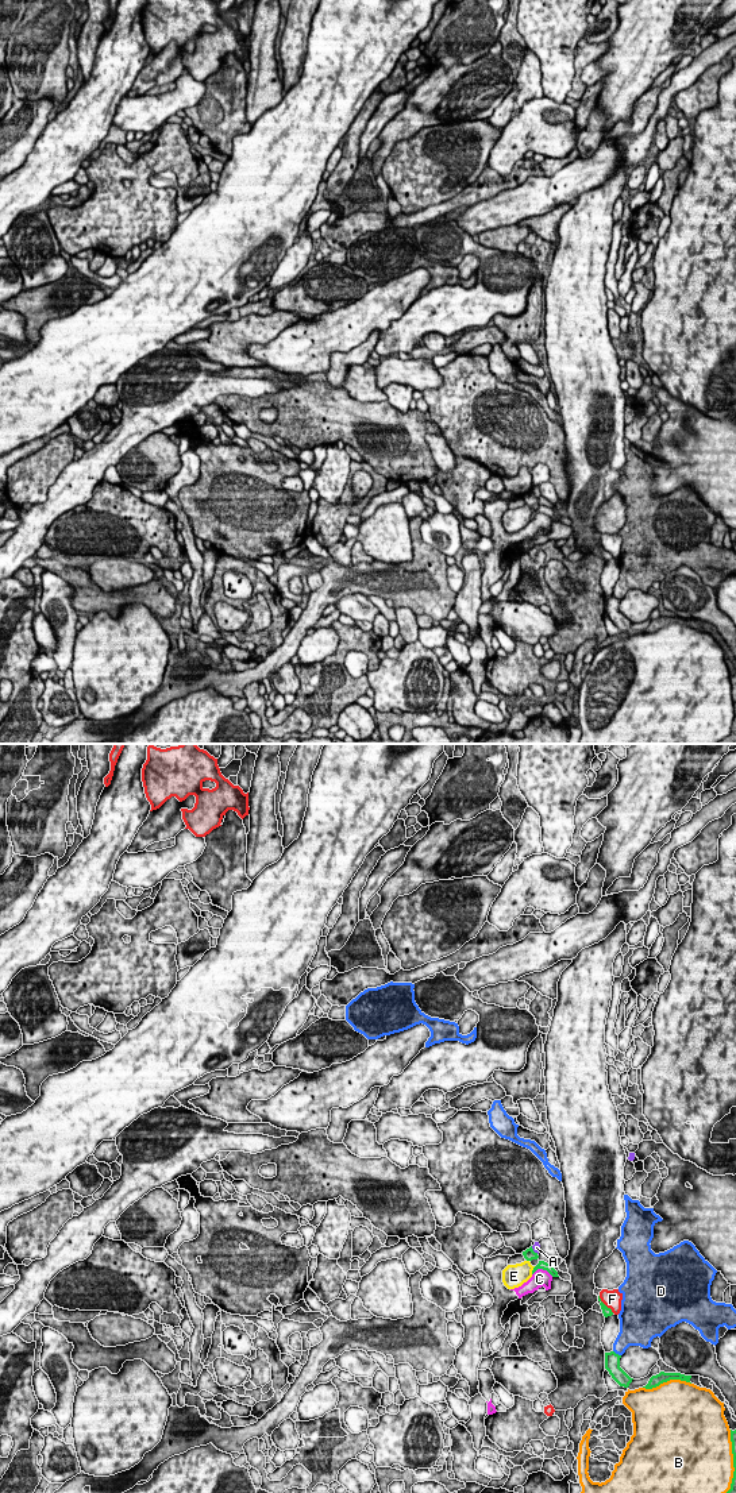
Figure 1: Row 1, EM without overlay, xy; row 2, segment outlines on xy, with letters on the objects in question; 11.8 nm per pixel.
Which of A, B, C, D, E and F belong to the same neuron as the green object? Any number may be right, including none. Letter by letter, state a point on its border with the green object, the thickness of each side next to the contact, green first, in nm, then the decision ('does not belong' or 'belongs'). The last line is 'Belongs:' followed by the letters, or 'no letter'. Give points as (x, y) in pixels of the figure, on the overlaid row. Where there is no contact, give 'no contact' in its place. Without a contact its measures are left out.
A: xy (532, 1250) | 140/100 nm | does not belong
B: xy (666, 1381) | 130/500 nm | does not belong
C: xy (543, 1269) | 100/200 nm | does not belong
D: xy (617, 1354) | 190/240 nm | does not belong
E: xy (532, 1270) | 100/280 nm | does not belong
F: xy (604, 1304) | 100/220 nm | does not belong
Belongs: no letter

